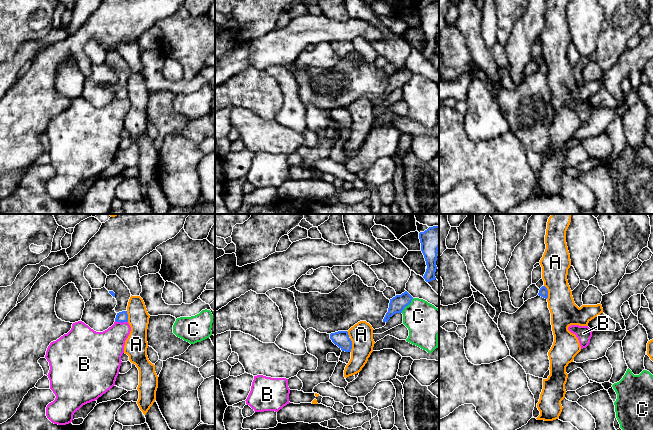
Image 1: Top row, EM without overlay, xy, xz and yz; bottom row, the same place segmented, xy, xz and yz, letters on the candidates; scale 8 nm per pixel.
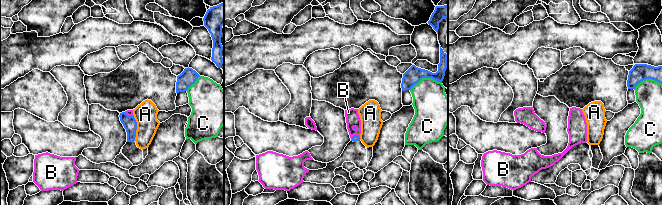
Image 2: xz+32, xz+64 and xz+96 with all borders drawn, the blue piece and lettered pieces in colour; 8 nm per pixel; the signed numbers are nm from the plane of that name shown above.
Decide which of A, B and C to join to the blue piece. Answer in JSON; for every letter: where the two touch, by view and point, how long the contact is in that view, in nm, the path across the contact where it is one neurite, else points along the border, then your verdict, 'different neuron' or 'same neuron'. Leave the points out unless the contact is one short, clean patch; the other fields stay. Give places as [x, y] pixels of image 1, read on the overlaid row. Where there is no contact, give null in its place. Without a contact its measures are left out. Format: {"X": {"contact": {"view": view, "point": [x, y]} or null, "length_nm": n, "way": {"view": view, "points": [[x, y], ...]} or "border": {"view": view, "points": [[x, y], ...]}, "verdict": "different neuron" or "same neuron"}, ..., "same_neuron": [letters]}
{"A": {"contact": {"view": "xz", "point": [351, 345]}, "length_nm": 110, "verdict": "different neuron"}, "B": {"contact": {"view": "xy", "point": [121, 322]}, "length_nm": 110, "verdict": "different neuron"}, "C": {"contact": {"view": "xz", "point": [407, 305]}, "length_nm": 160, "border": {"view": "xz", "points": [[413, 298], [401, 312]]}, "verdict": "different neuron"}, "same_neuron": []}

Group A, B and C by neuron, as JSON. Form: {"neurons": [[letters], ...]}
{"neurons": [["A"], ["B"], ["C"]]}

